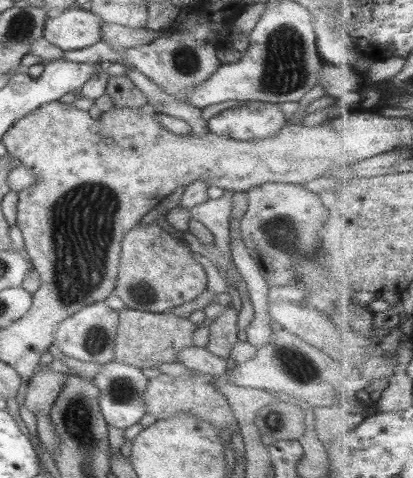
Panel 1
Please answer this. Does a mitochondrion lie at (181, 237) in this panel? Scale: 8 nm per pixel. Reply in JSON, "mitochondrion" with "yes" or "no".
{"mitochondrion":"no"}

